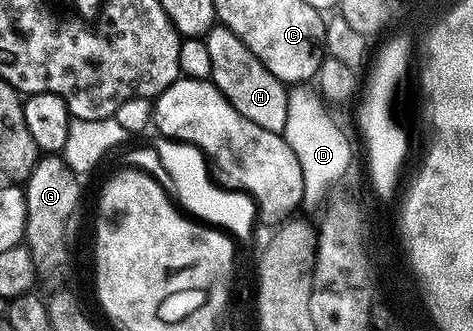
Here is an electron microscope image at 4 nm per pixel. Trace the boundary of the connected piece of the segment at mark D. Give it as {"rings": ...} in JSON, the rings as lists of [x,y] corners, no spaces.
{"rings":[[[297,86],[290,91],[287,102],[287,126],[283,135],[299,158],[299,170],[303,170],[305,187],[304,203],[308,205],[326,199],[334,182],[342,177],[347,162],[355,155],[355,148],[349,145],[344,130],[333,121],[326,101],[322,100],[316,91],[304,92],[305,90],[304,87]]]}

